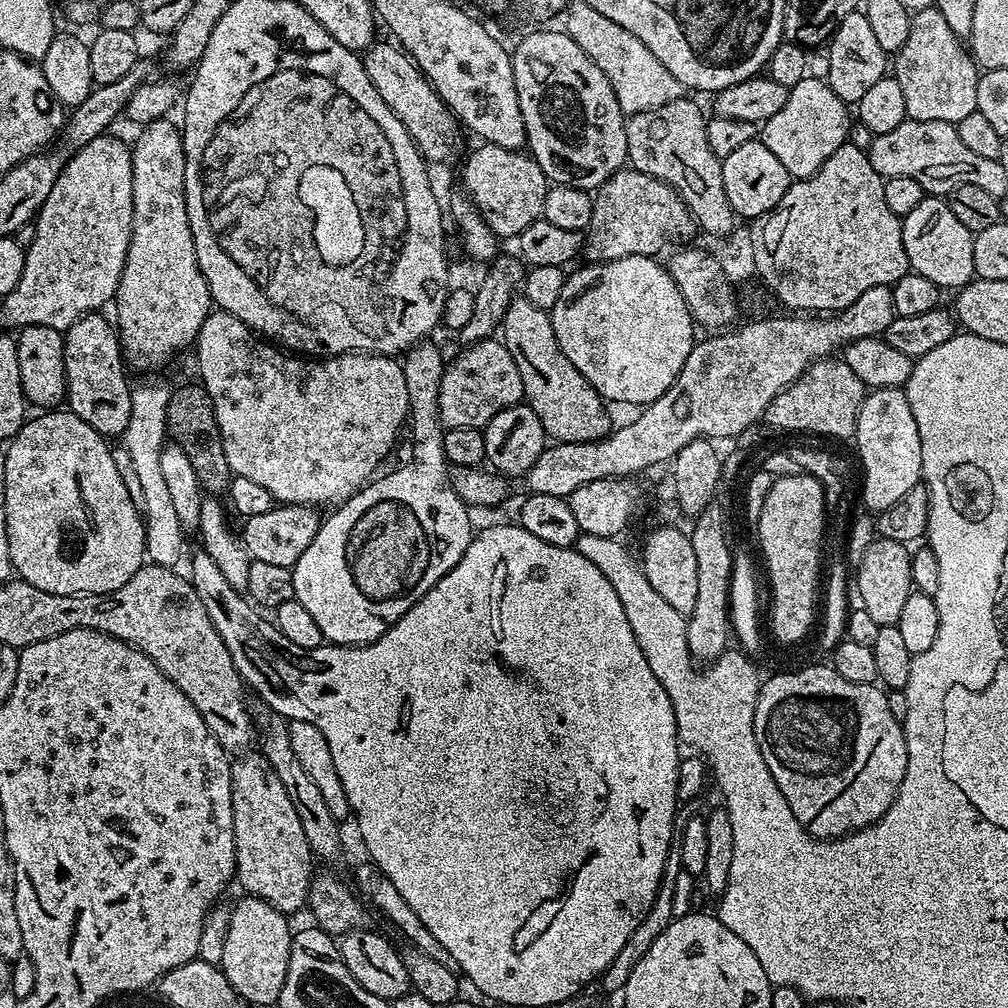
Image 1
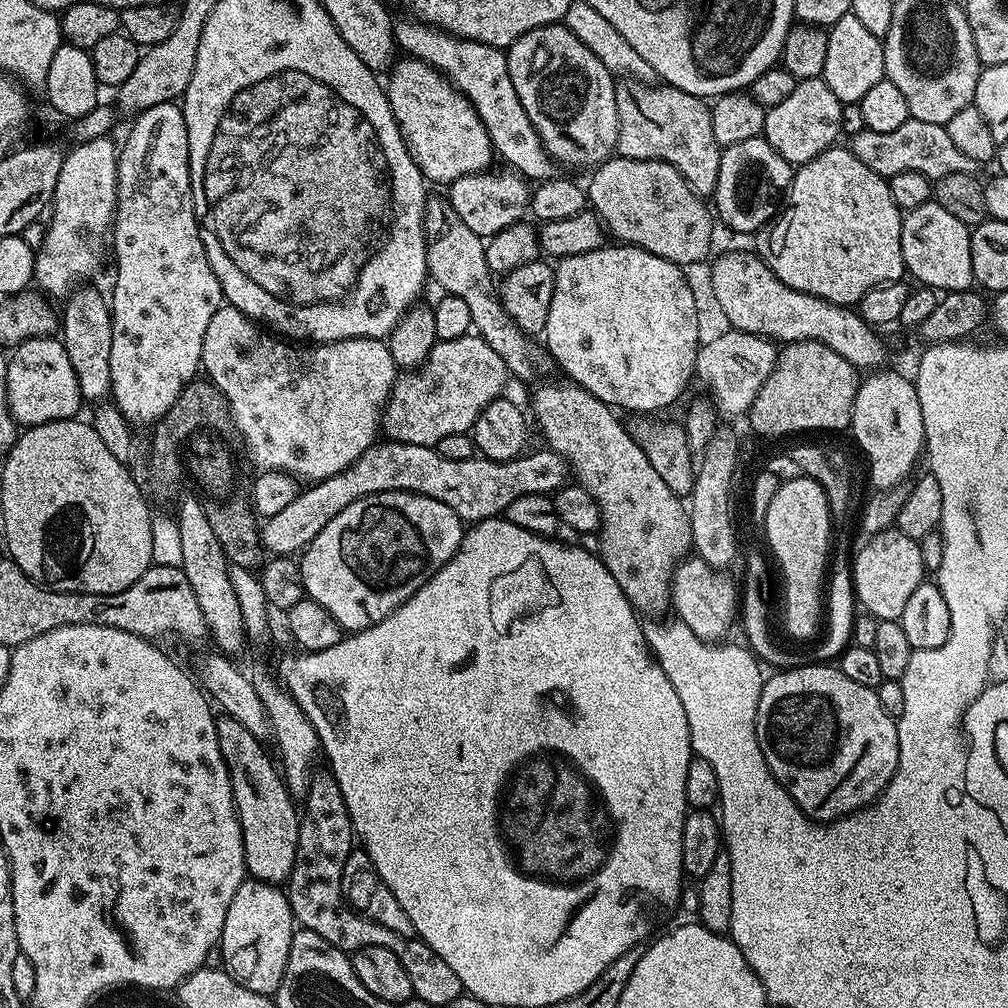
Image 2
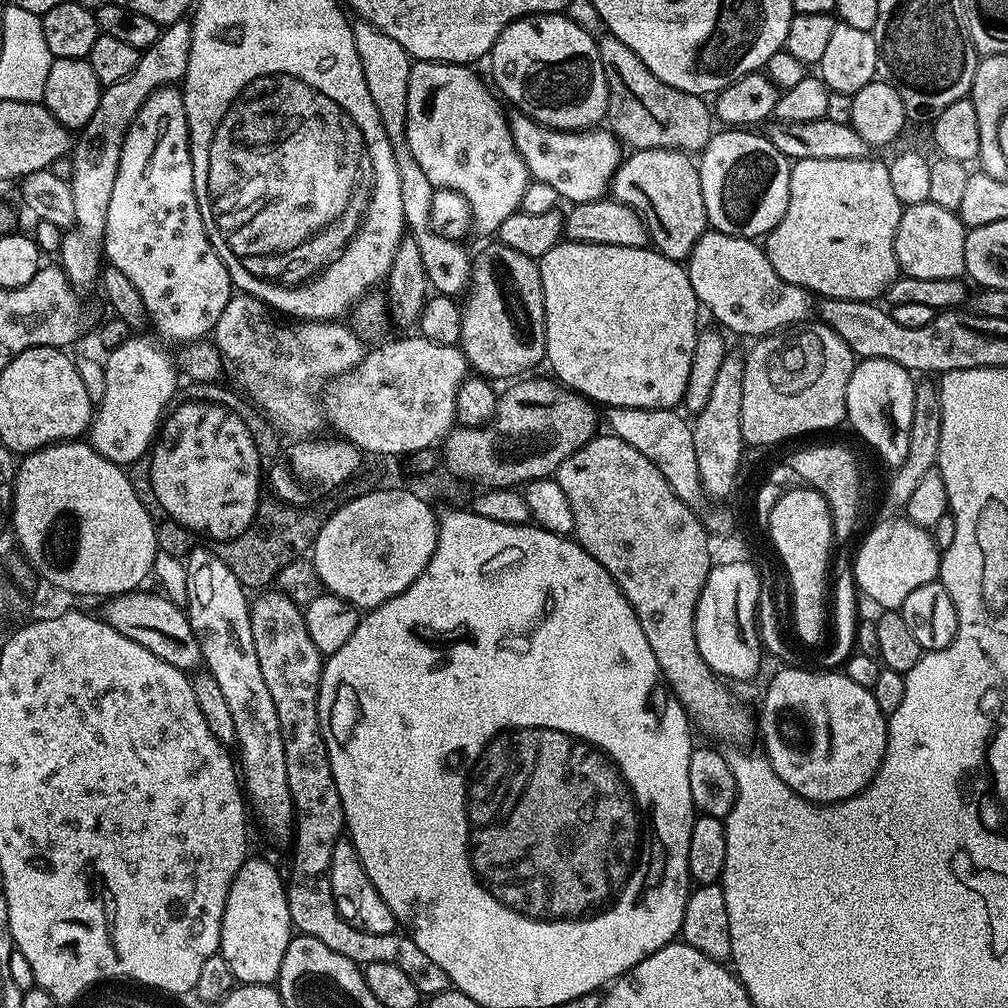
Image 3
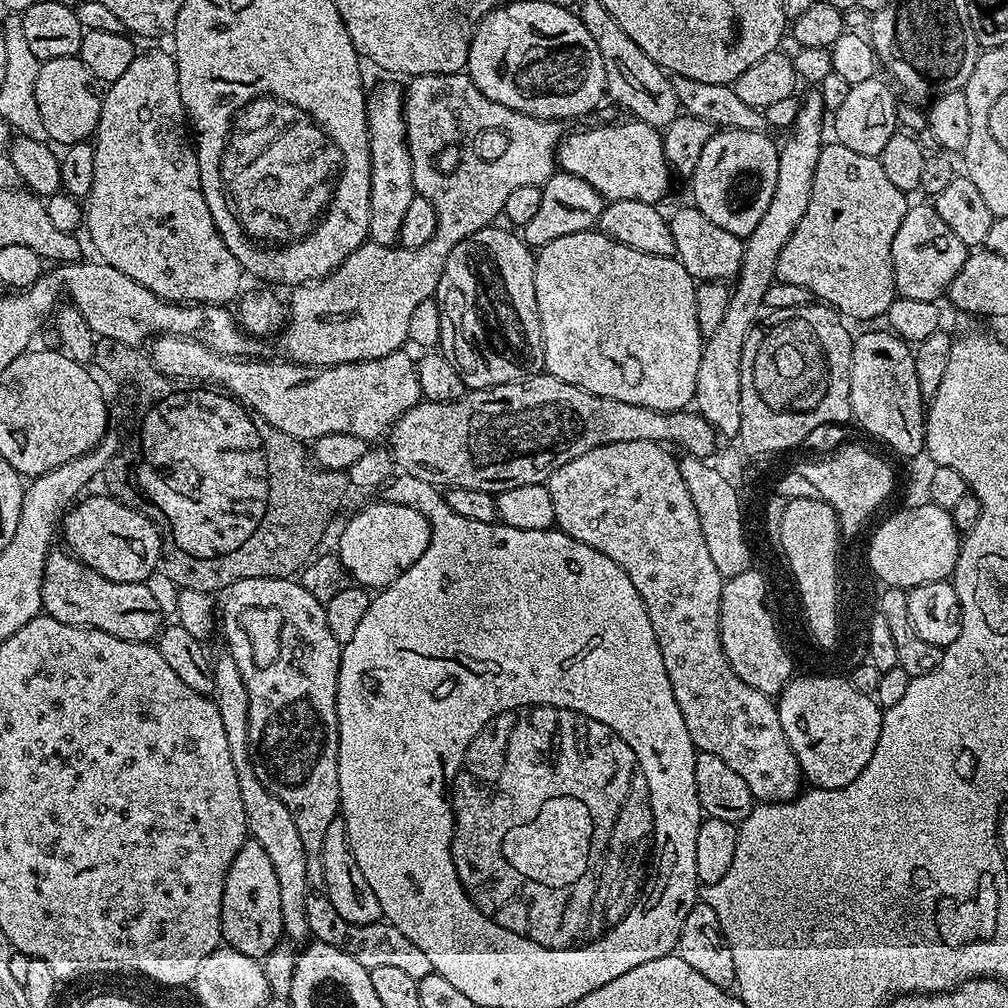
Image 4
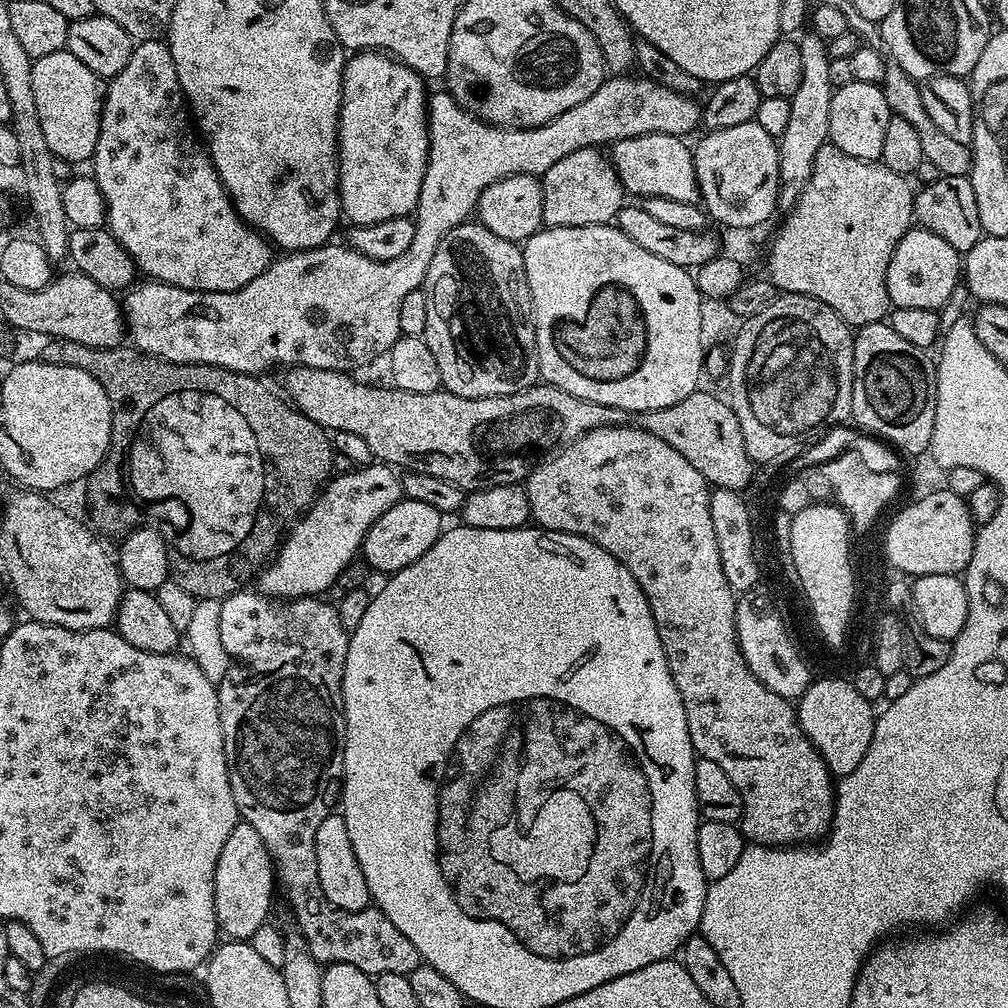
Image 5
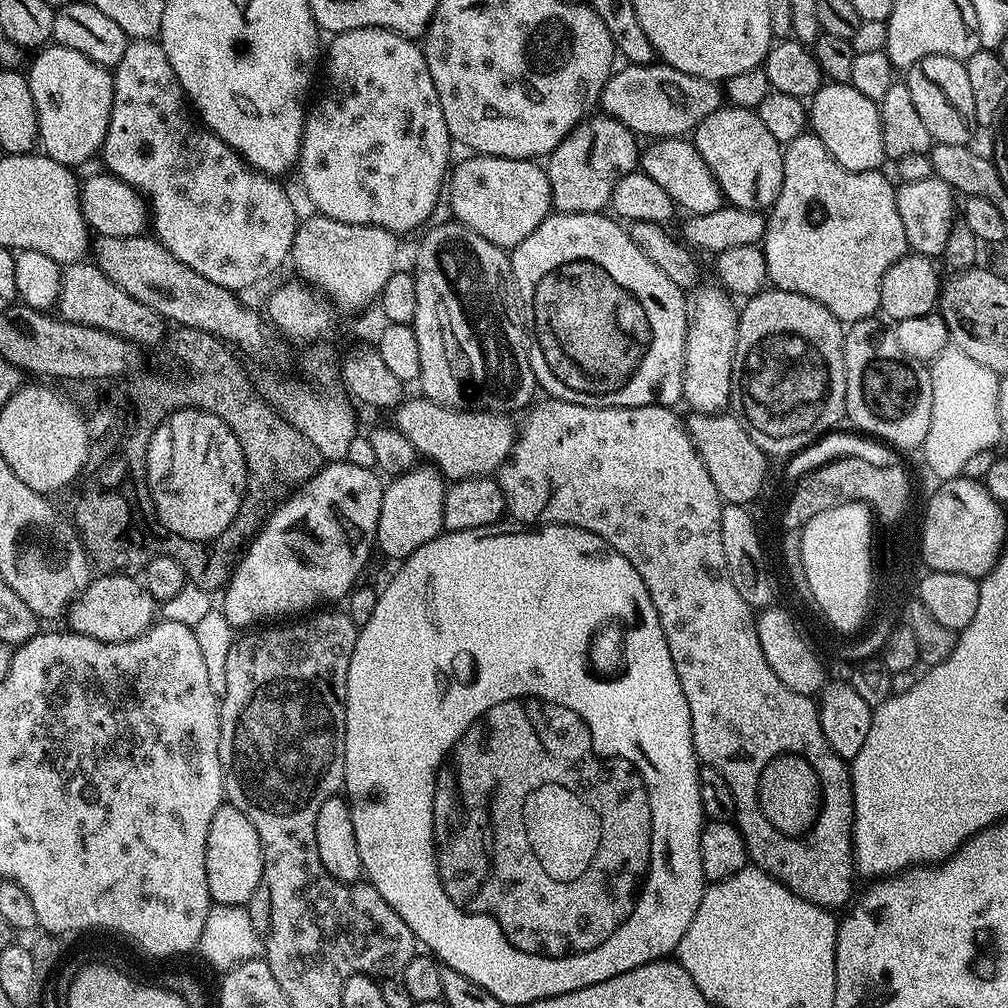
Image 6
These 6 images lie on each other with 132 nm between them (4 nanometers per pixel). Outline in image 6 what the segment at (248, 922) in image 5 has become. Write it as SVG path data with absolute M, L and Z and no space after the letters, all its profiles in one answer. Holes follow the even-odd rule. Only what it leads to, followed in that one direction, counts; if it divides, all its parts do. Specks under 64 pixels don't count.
M221 804L210 822L210 834L206 838L206 882L212 895L213 905L247 905L248 899L262 888L264 859L258 842L258 830L234 805Z

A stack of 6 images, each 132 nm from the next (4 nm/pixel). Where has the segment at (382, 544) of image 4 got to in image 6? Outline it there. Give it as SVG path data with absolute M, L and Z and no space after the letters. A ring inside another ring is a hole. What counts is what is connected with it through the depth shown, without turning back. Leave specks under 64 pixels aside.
M417 466L402 476L389 479L384 488L381 502L381 513L378 515L375 547L393 556L396 562L403 562L414 554L414 550L423 548L426 542L436 539L444 528L444 493L446 491L445 477L436 471L435 467Z

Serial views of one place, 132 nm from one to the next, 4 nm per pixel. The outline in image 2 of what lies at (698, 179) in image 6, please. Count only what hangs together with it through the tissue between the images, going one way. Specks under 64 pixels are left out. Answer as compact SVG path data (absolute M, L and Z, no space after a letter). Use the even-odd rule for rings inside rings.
M407 22L394 28L396 43L409 57L425 60L451 80L460 92L476 107L478 118L486 126L492 139L495 155L500 156L521 177L532 182L547 180L553 175L554 160L544 148L540 135L534 130L518 94L514 82L510 82L510 70L505 49L486 46L477 40L461 40L428 26Z

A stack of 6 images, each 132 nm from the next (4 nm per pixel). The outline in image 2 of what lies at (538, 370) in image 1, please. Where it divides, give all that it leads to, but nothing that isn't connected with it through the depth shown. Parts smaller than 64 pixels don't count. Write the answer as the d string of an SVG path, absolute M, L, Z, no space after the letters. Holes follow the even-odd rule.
M548 382L533 392L536 393L532 396L532 406L544 419L544 432L548 435L547 447L552 450L559 449L565 461L575 471L576 468L580 471L574 476L575 483L584 488L596 504L596 511L599 513L598 555L604 561L606 570L614 574L614 582L622 586L622 594L626 594L637 613L664 612L667 608L669 611L672 604L672 580L676 569L693 551L692 527L688 521L685 501L677 496L674 490L670 490L666 482L662 482L658 470L650 466L650 458L646 458L643 450L636 447L636 439L631 431L625 425L623 428L611 416L613 413L609 405L594 398L585 388L568 382L558 390Z

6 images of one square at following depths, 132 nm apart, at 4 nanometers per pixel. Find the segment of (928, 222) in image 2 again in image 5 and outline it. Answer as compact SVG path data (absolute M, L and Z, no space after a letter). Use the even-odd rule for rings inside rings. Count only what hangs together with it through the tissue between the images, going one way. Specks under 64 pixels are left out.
M913 226L909 228L898 242L894 254L890 258L890 266L886 270L886 294L892 308L913 308L917 310L939 310L953 293L954 288L962 283L962 256L961 253L946 242L946 238L938 238L930 230Z

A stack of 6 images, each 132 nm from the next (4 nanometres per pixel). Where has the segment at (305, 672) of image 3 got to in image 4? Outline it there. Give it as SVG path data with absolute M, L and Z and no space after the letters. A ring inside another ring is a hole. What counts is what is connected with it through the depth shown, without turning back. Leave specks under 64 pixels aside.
M242 578L234 582L229 588L223 589L224 608L222 604L222 628L224 624L224 640L226 651L232 655L238 670L242 674L242 682L246 686L248 695L248 757L252 763L254 774L258 774L258 782L270 790L284 803L286 810L294 818L294 826L298 826L298 834L302 838L302 846L306 846L308 857L309 877L320 876L320 843L326 834L326 826L334 822L341 815L340 787L338 786L338 746L340 735L338 734L338 714L336 713L336 691L338 690L338 674L340 673L340 653L342 645L338 638L330 631L326 622L326 610L324 604L318 598L314 598L309 590L303 588L300 582L292 578ZM323 894L309 895L306 902L306 918L309 933L319 943L334 946L350 954L350 958L358 958L358 962L362 962L364 968L371 970L378 966L399 966L403 972L410 974L410 978L415 980L426 978L426 974L433 971L430 958L426 958L425 952L418 950L418 946L414 946L414 942L410 942L410 938L406 938L402 930L398 930L393 924L387 922L378 924L346 922L346 918L342 918L342 914L334 910L332 903Z

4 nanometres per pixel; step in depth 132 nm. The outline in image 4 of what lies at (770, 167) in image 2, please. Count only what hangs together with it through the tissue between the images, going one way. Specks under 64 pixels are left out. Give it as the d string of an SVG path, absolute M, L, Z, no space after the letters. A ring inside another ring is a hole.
M726 128L713 131L710 142L698 158L698 166L690 178L691 203L714 226L730 230L730 234L746 238L758 226L770 198L774 198L774 185L778 182L778 158L780 149L764 132L751 132Z

